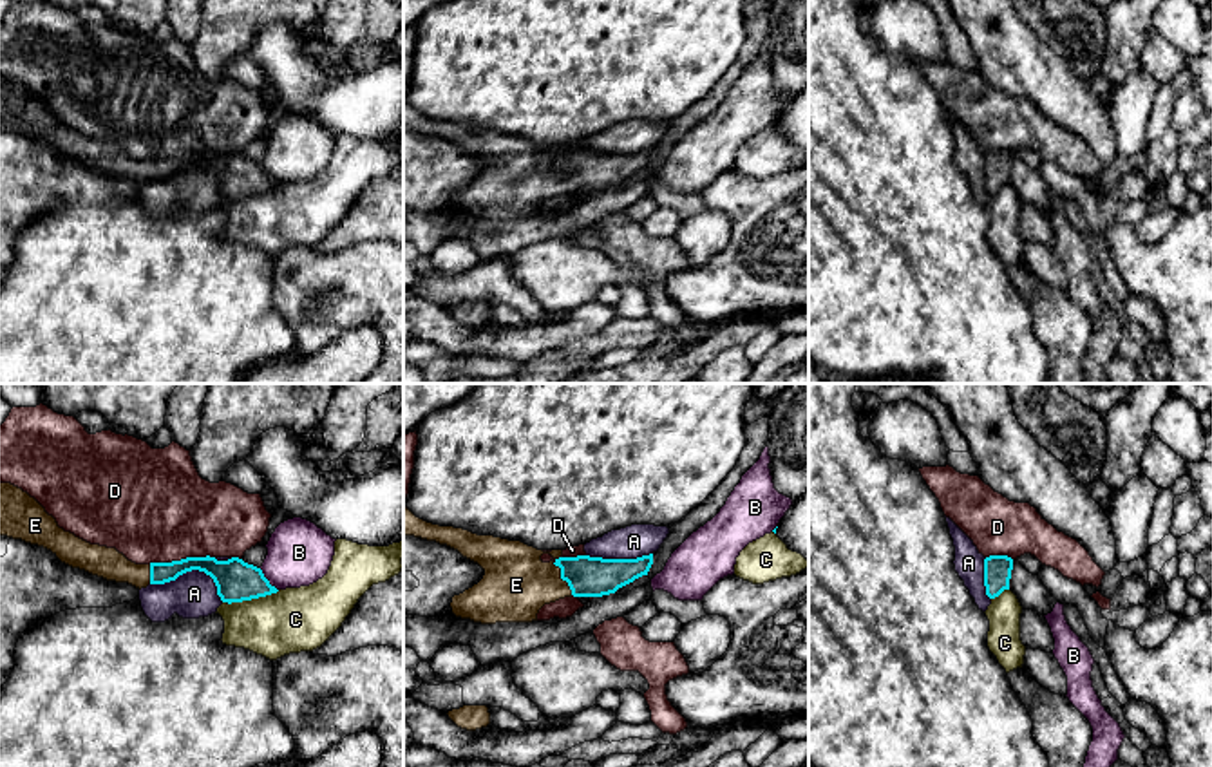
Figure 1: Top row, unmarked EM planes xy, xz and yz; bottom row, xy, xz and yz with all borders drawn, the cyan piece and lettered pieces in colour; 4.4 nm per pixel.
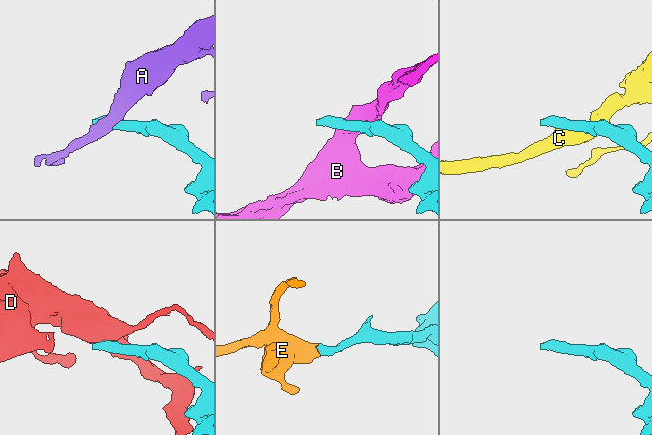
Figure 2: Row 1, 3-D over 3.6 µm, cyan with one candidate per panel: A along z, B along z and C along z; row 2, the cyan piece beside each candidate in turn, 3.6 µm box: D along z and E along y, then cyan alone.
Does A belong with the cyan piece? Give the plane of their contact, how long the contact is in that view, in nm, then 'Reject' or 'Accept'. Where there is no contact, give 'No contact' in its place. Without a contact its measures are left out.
Touches cyan in xy. Shared border 340 nm. Reject

